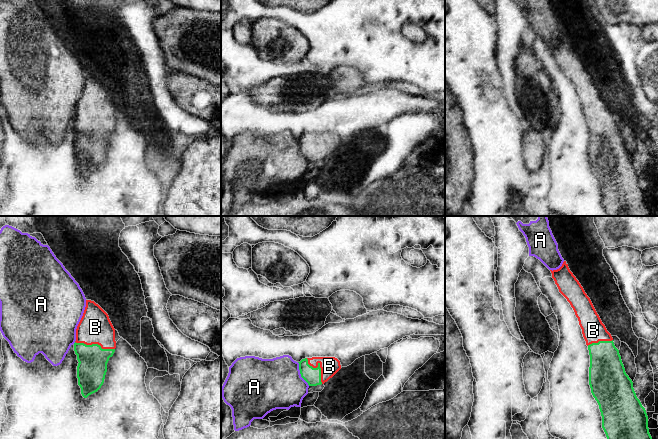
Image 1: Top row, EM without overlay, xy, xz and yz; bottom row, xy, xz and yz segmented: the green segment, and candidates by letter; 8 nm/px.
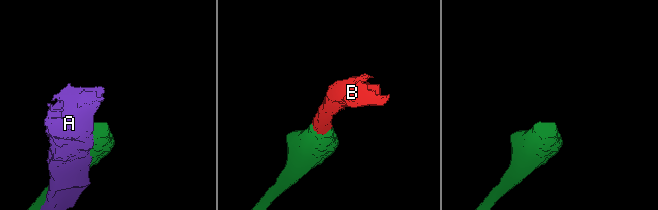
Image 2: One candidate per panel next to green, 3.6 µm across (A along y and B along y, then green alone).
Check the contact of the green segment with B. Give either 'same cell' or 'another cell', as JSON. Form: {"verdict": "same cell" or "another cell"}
{"verdict": "same cell"}

